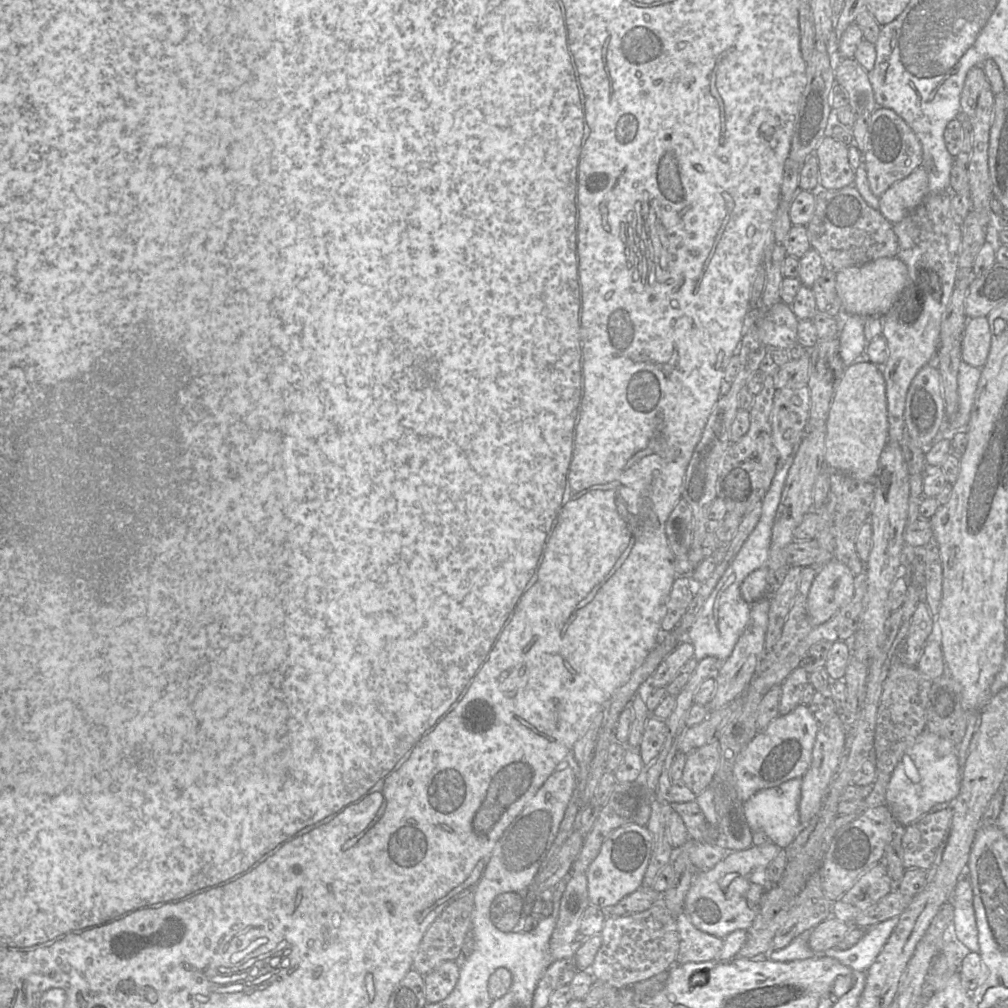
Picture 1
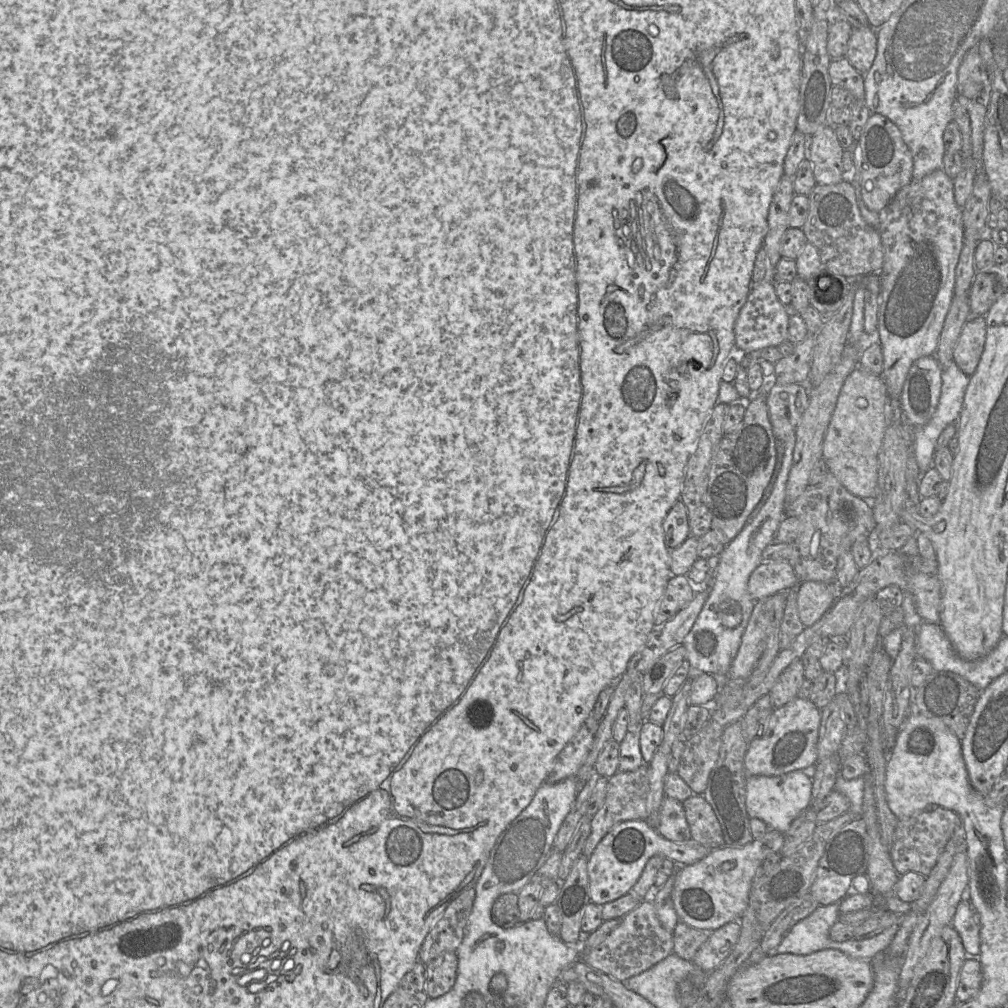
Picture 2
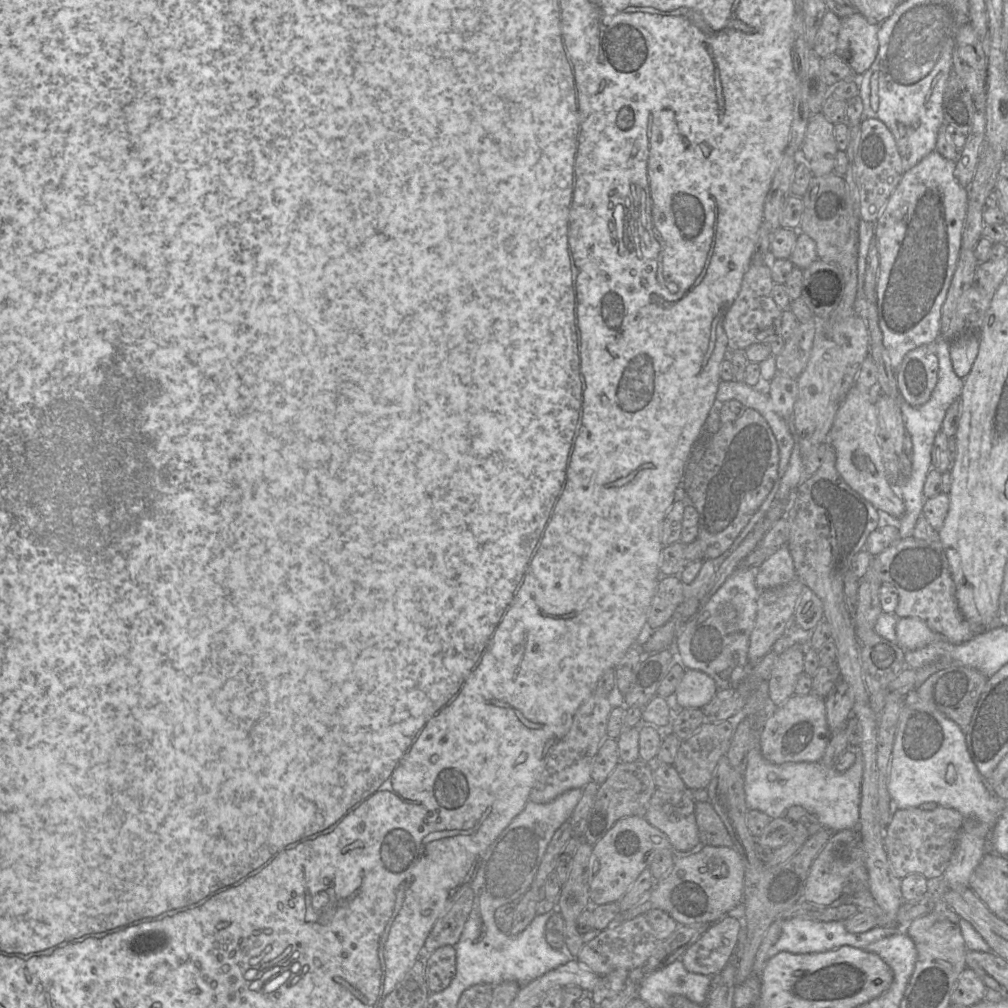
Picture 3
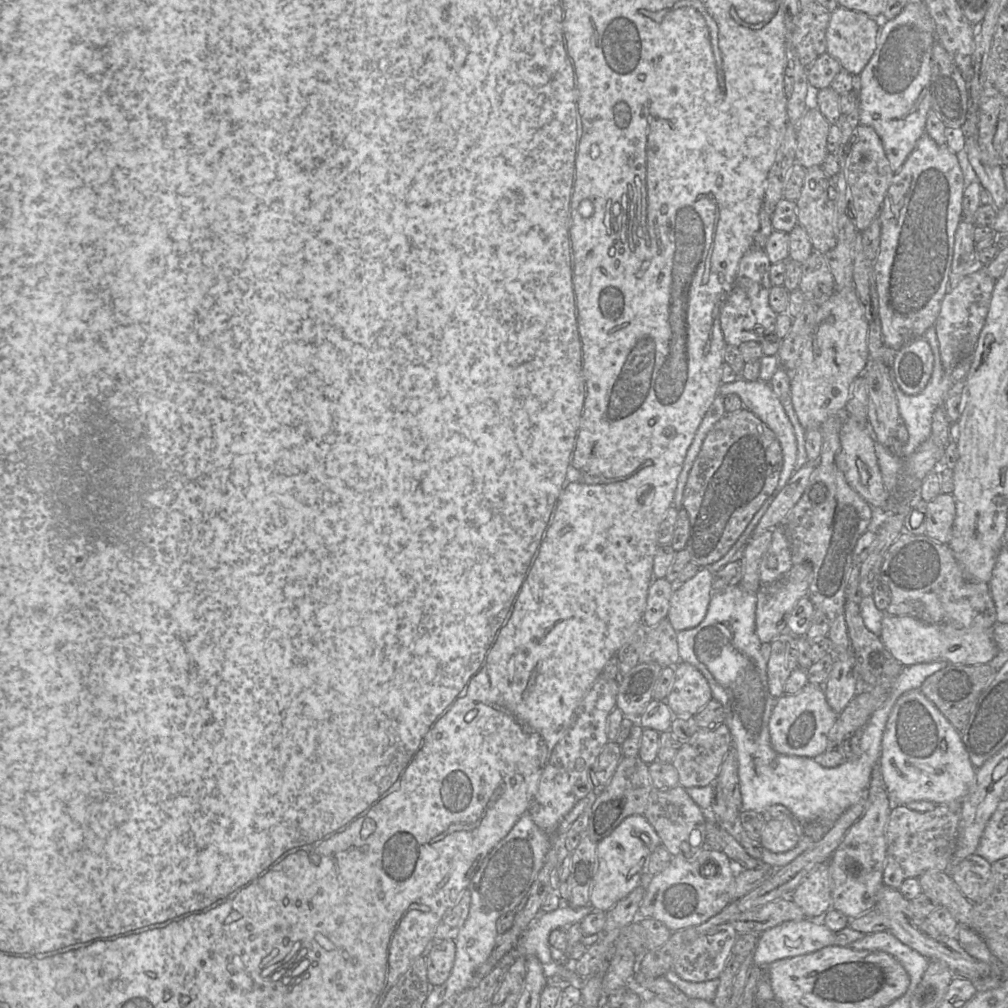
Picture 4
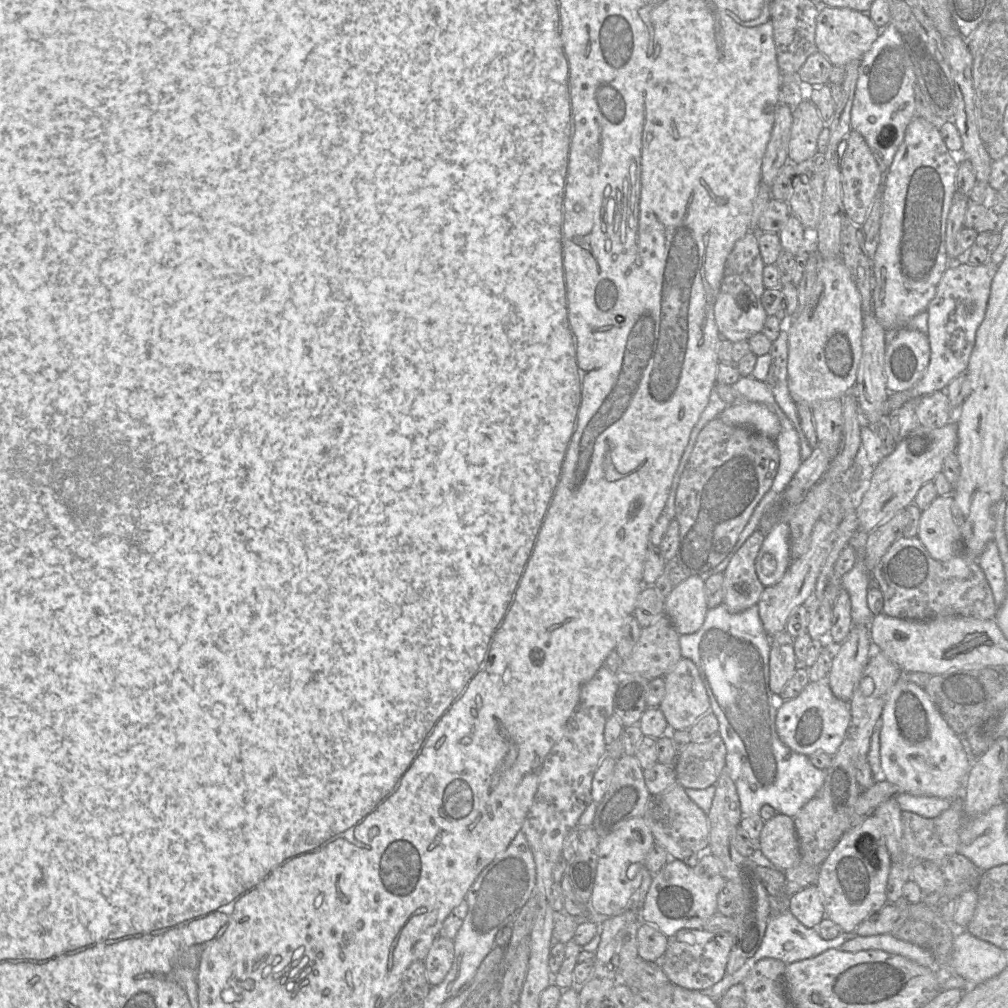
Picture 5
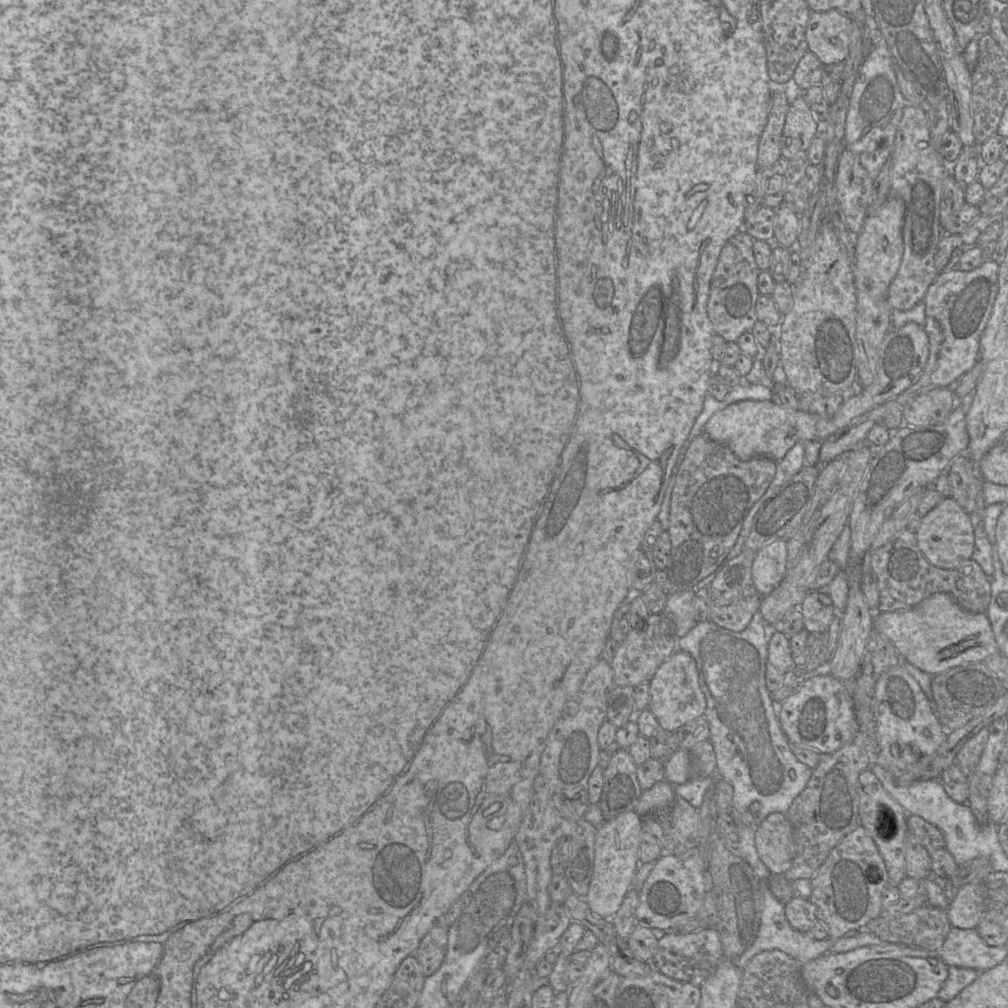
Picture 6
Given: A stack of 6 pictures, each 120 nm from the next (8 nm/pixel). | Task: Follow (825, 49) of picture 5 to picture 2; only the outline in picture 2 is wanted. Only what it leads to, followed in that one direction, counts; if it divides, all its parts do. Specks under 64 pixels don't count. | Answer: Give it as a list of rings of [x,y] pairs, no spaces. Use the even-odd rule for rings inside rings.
[[[871,26],[854,28],[848,41],[845,57],[861,74],[867,74],[877,53],[876,30]]]

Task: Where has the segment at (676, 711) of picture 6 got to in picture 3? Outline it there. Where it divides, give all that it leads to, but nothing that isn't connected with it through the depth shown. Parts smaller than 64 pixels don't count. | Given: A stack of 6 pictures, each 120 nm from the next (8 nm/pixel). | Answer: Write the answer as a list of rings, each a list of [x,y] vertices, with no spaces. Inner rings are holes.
[[[686,669],[674,693],[677,705],[683,709],[703,709],[715,696],[715,681],[700,670]]]

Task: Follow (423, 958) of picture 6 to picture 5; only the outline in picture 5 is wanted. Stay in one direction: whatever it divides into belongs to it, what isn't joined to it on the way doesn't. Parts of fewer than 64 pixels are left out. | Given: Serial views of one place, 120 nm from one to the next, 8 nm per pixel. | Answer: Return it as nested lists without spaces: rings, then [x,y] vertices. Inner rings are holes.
[[[437,936],[424,958],[430,988],[444,980],[453,961],[454,942],[448,938]]]

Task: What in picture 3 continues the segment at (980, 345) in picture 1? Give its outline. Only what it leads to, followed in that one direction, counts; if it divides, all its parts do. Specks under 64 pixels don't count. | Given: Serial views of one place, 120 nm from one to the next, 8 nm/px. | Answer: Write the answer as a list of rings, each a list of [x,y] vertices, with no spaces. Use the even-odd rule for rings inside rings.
[[[966,333],[950,341],[950,356],[955,373],[965,379],[972,369],[980,346],[979,333]]]

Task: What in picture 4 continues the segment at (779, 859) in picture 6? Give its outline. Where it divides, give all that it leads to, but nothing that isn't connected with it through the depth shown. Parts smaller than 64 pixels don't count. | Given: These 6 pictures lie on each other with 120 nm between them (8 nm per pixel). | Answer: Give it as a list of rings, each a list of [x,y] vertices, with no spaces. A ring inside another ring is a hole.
[[[794,817],[768,818],[760,841],[764,848],[772,852],[789,851],[797,845],[801,837],[802,826]]]

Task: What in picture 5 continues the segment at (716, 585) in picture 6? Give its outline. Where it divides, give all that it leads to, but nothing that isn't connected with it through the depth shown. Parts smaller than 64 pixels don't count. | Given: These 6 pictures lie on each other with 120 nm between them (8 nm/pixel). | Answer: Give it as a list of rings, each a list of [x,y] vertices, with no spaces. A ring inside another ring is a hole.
[[[756,530],[733,556],[723,572],[722,604],[733,614],[757,605],[764,586],[756,574],[755,564],[761,545],[766,536]]]

